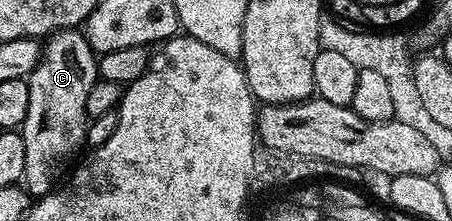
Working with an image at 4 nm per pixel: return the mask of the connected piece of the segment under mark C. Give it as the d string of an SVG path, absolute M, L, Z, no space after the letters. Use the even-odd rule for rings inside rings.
M59 30L47 37L42 60L27 77L28 113L20 133L25 152L22 182L31 197L39 198L51 193L59 183L58 178L73 163L72 158L85 145L88 94L99 79L97 59L81 31Z

